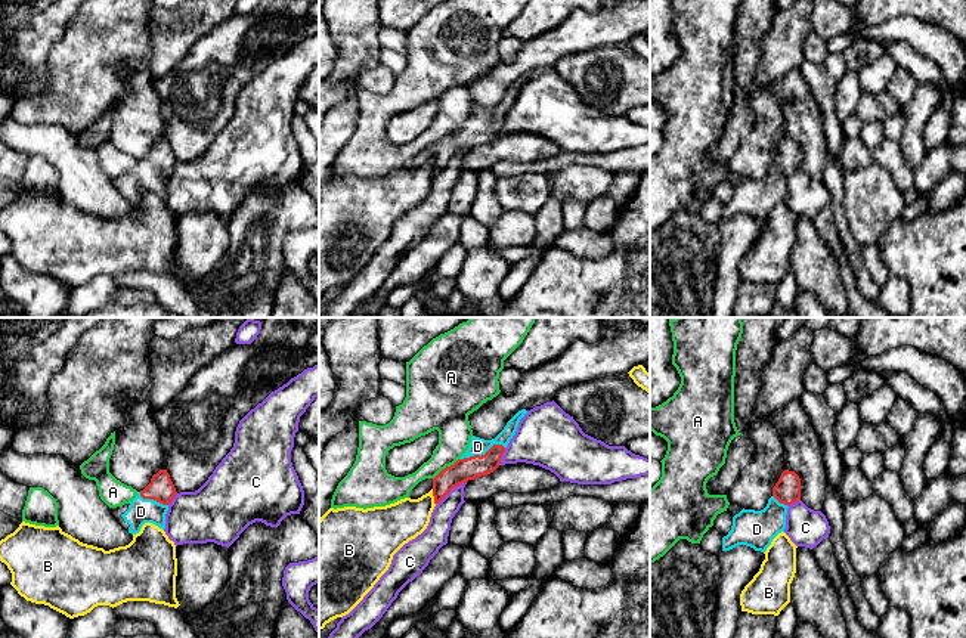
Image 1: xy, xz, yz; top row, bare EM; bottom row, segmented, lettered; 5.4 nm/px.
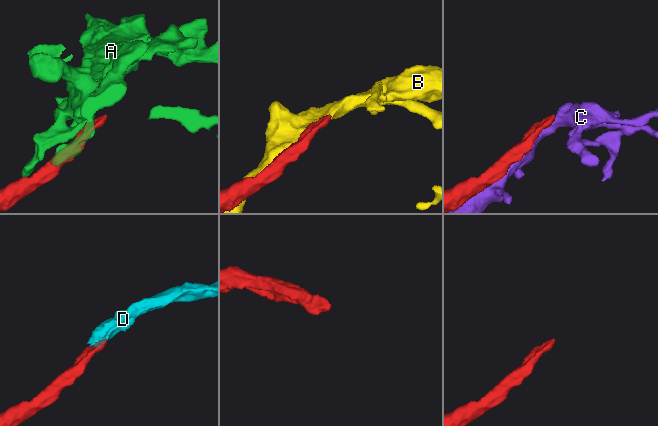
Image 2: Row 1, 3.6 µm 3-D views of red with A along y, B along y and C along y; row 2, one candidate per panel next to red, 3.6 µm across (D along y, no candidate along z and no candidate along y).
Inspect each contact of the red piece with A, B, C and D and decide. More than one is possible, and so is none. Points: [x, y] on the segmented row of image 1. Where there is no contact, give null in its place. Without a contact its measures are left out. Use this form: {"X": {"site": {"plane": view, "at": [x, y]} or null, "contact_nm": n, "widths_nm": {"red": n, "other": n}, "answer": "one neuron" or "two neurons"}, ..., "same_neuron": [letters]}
{"A": {"site": {"plane": "xz", "at": [446, 467]}, "contact_nm": 180, "widths_nm": {"red": 130, "other": 180}, "answer": "two neurons"}, "B": {"site": {"plane": "xz", "at": [433, 495]}, "contact_nm": 90, "widths_nm": {"red": 130, "other": 220}, "answer": "two neurons"}, "C": {"site": {"plane": "xz", "at": [451, 489]}, "contact_nm": 220, "widths_nm": {"red": 130, "other": 130}, "answer": "two neurons"}, "D": {"site": {"plane": "xz", "at": [482, 455]}, "contact_nm": 260, "widths_nm": {"red": 130, "other": 100}, "answer": "one neuron"}, "same_neuron": ["D"]}

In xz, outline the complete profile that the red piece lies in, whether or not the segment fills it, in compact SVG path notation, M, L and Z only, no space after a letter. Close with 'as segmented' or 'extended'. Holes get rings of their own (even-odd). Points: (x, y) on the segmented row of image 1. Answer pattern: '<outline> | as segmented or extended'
M526 409L518 411L492 440L473 436L467 452L433 478L434 504L439 504L453 487L493 473L526 414Z | extended

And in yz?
M784 470L764 510L743 508L733 517L731 530L722 538L722 551L746 545L765 552L773 539L784 532L787 508L796 501L801 501L801 478L795 471Z | extended

